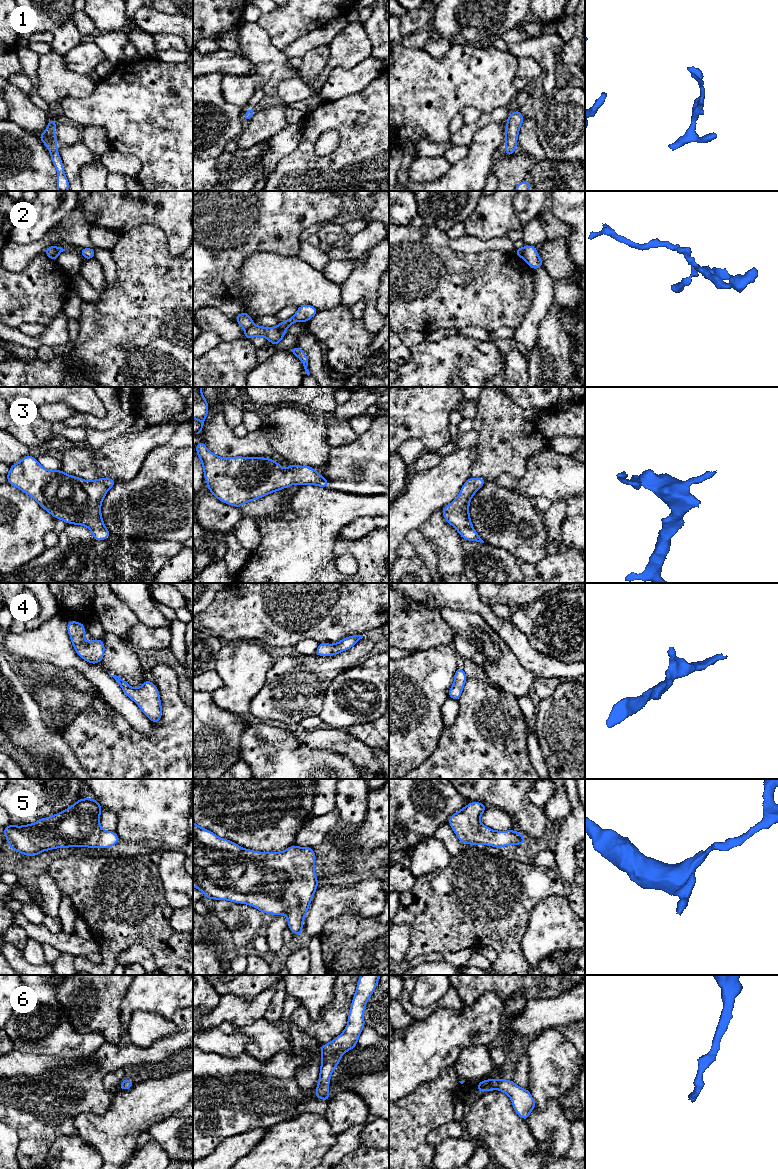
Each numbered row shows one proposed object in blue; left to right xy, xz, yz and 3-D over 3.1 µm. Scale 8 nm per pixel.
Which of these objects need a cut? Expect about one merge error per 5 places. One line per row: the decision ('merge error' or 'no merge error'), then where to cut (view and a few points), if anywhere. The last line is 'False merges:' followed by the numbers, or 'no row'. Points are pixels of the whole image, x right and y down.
1: no merge error | no cut
2: no merge error | no cut
3: no merge error | no cut
4: no merge error | no cut
5: no merge error | no cut
6: no merge error | no cut
False merges: no row

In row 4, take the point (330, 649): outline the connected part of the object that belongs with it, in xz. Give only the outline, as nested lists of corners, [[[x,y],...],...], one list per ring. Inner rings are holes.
[[[352,635],[344,638],[336,644],[319,643],[315,655],[334,656],[340,652],[346,651],[357,644],[363,638],[363,635]]]

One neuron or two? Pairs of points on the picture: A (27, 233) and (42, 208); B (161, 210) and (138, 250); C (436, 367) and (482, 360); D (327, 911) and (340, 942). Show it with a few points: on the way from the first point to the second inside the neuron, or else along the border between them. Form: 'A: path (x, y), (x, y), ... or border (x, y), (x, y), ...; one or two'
A: path (36, 232), (40, 231), (42, 217); one
B: border (130, 230), (140, 225), (156, 225), (168, 242); two
C: path (447, 367), (471, 362); one
D: border (353, 911), (345, 911), (332, 918), (319, 936); two

